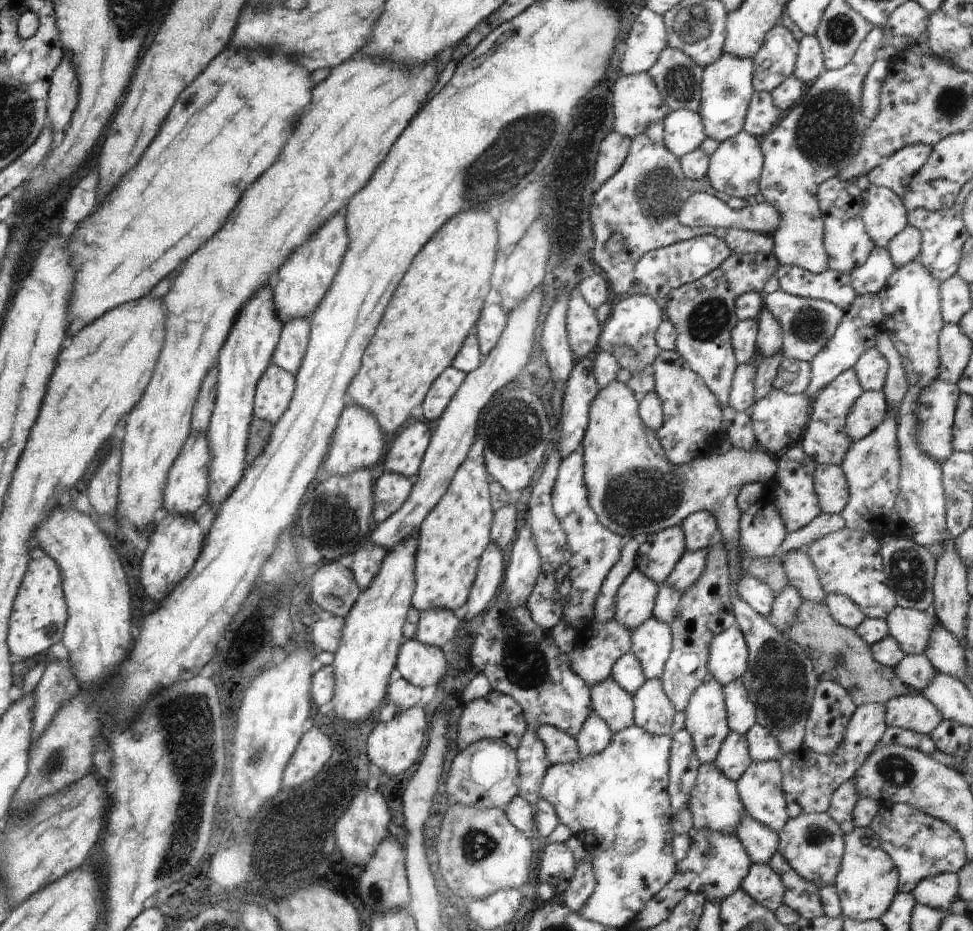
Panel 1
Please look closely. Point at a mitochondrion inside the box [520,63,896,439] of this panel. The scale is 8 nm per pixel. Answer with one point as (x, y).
(824, 134)

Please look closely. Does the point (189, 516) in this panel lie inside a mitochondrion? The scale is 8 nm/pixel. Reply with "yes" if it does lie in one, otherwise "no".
no

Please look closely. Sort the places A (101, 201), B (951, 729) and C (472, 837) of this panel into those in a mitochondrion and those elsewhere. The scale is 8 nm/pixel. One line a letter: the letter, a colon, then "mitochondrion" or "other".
A: other
B: other
C: mitochondrion

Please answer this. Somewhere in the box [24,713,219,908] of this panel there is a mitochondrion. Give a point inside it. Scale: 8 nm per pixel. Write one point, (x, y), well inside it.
(56, 758)

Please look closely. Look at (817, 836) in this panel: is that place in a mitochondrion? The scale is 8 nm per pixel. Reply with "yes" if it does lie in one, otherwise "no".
yes

